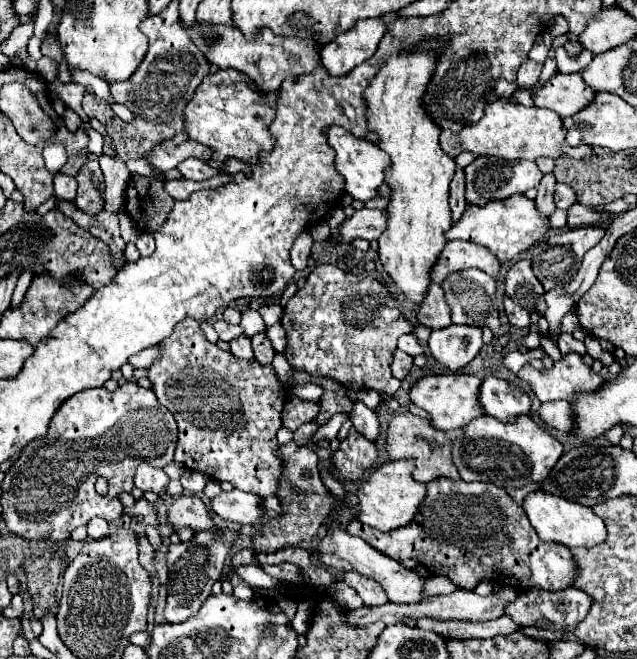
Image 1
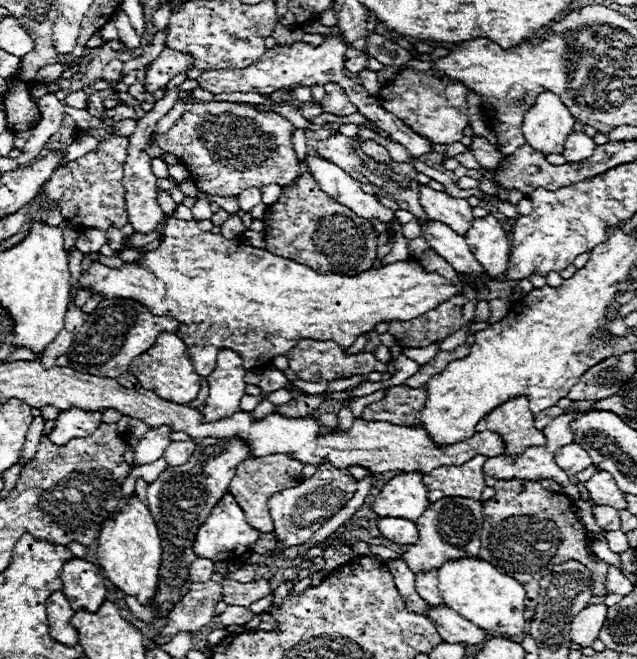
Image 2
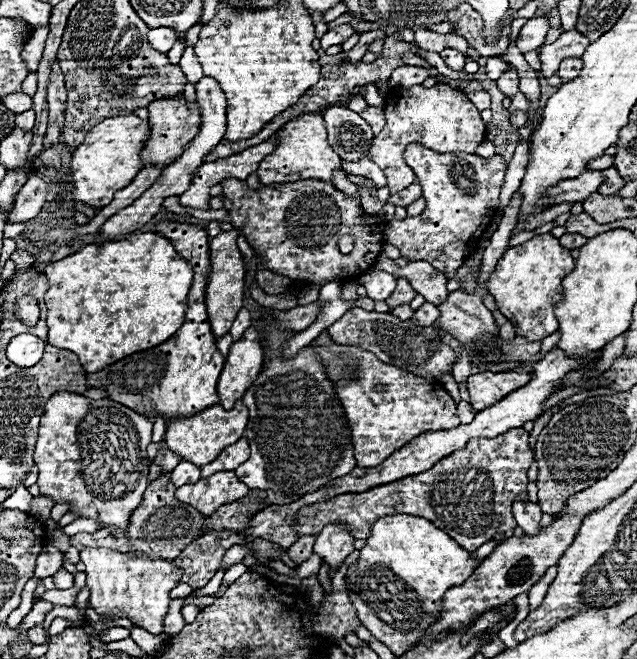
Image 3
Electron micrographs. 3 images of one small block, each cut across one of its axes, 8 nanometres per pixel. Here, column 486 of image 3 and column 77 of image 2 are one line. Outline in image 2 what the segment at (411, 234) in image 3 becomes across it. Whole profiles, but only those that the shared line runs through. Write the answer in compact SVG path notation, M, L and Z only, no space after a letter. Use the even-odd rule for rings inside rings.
M110 136L100 142L96 150L68 162L66 166L54 170L52 178L44 184L46 196L52 200L52 206L60 206L64 218L76 228L98 228L106 230L110 226L122 228L128 220L124 208L124 186L122 186L122 164L126 160L126 136Z

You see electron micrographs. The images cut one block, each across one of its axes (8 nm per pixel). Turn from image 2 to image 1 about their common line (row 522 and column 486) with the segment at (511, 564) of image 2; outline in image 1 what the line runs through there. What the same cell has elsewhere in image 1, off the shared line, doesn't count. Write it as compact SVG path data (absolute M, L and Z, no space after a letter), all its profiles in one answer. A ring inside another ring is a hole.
M436 478L426 484L426 498L418 506L416 516L408 526L390 530L390 532L380 532L372 526L364 526L356 518L352 518L346 526L346 532L352 536L360 536L366 540L372 548L378 552L394 558L394 560L418 560L428 568L430 574L440 574L452 580L458 588L464 590L474 590L476 584L480 582L492 582L492 584L502 584L518 590L526 590L530 586L540 586L544 590L564 590L572 586L572 578L576 578L576 566L572 562L572 554L566 546L560 544L544 544L540 542L538 534L530 526L528 516L524 514L522 506L516 504L504 488L492 486L488 482L464 482L456 480L452 482L450 478Z

